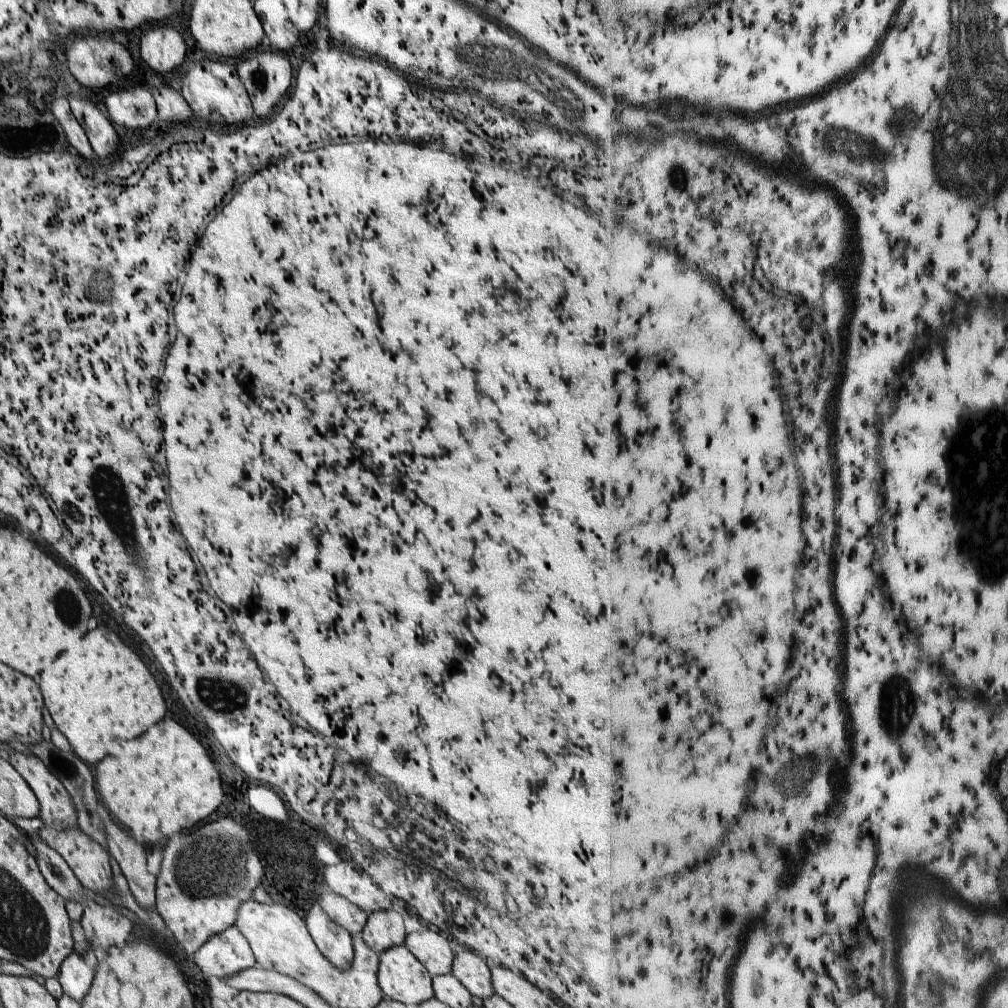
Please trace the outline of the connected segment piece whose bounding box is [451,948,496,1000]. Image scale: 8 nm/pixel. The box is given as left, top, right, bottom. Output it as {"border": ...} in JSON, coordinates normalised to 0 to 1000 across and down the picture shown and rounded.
{"border":[[[464,940],[460,944],[451,946],[447,965],[464,980],[468,987],[478,992],[492,987],[484,956],[481,951]]]}

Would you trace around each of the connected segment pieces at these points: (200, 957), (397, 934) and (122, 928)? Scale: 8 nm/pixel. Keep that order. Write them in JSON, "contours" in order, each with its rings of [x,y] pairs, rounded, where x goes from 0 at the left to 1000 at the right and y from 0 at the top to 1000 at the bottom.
{"contours":[[[[233,917],[212,927],[192,946],[192,954],[203,970],[222,970],[255,959],[248,935]]],[[[391,902],[367,906],[359,923],[361,937],[375,946],[401,938],[403,928],[401,911]]],[[[95,894],[84,897],[79,915],[96,950],[101,950],[114,938],[122,937],[133,920],[133,915],[120,908],[113,899],[102,899]]]]}

